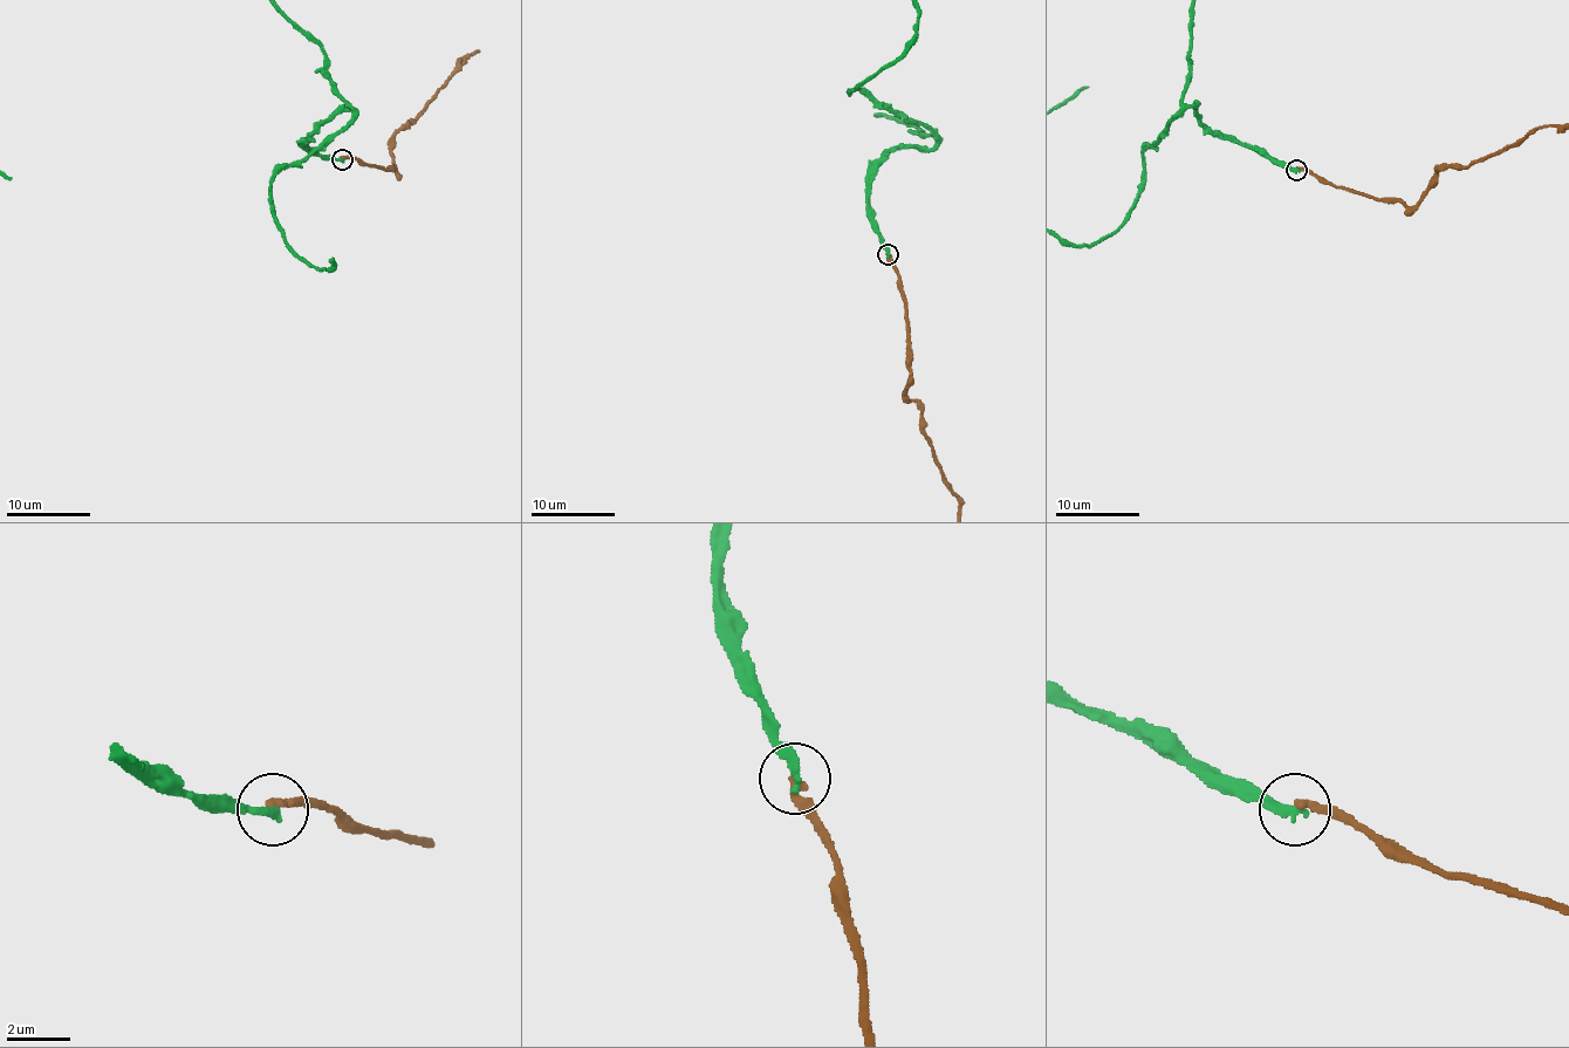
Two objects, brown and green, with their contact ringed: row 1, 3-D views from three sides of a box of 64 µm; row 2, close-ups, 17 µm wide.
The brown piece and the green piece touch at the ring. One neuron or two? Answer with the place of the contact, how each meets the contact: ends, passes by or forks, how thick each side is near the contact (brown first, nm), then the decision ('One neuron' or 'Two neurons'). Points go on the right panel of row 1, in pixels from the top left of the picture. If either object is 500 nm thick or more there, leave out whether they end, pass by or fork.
Place: (1296, 170). At the ring brown ends. At the ring green ends. Thickness 280 nm (brown) against 280 nm. Two neurons

